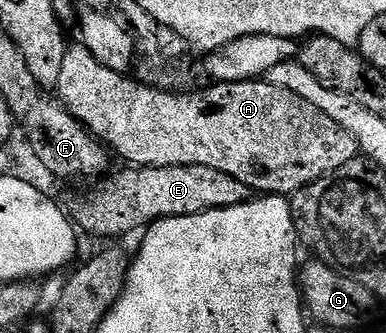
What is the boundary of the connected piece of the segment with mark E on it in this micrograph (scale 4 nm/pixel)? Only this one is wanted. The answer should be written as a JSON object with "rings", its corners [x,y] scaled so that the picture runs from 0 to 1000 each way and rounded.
{"rings":[[[321,498],[303,529],[288,529],[262,538],[238,601],[212,604],[197,649],[192,637],[194,670],[238,709],[321,709],[350,685],[381,688],[402,661],[640,613],[658,589],[637,547],[617,547],[617,535],[544,498]]]}

